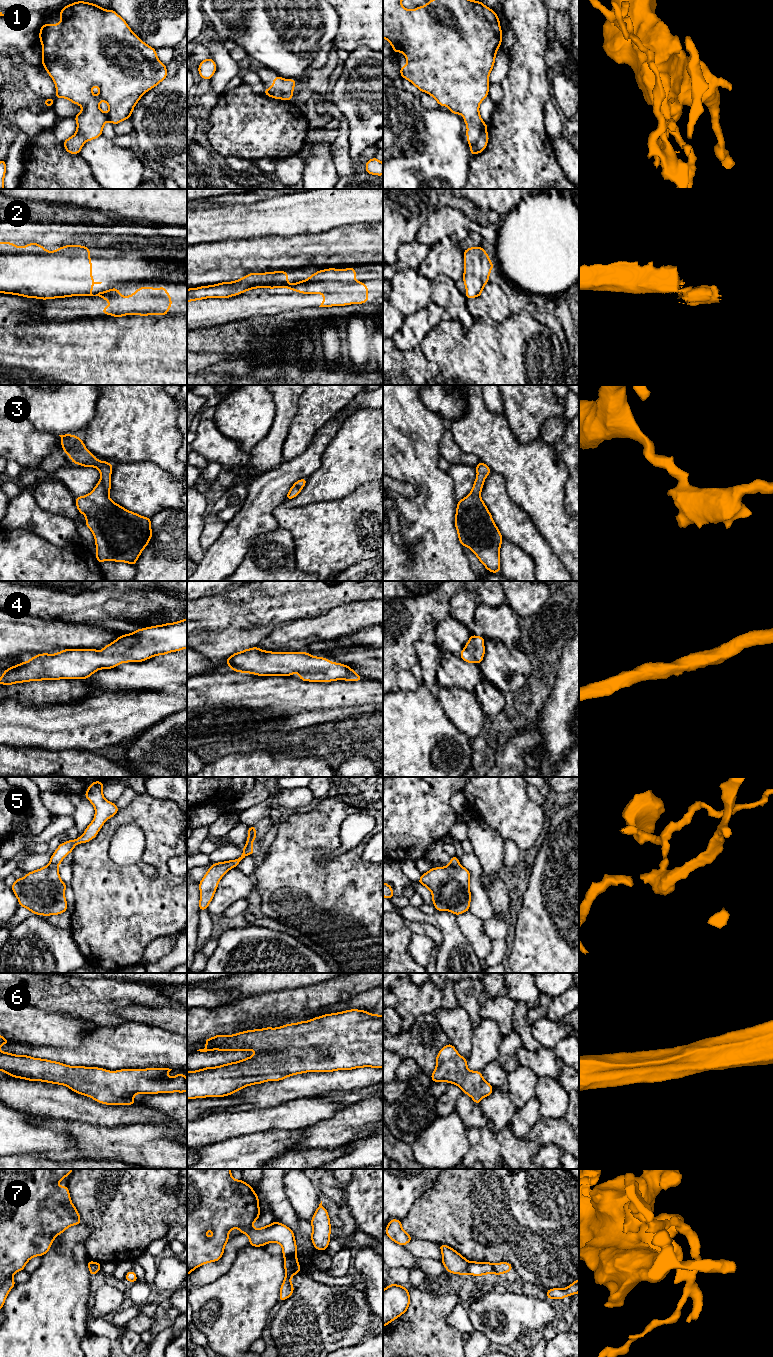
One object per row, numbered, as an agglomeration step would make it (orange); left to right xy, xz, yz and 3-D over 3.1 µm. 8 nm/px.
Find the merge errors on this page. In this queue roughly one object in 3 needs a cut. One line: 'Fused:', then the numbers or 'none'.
Fused: 2, 5, 7

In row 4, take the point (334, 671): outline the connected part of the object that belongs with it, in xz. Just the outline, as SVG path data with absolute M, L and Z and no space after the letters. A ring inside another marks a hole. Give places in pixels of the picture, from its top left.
M256 646L232 654L225 662L232 671L258 676L292 676L298 673L300 680L309 682L363 680L349 666L307 652L271 652Z

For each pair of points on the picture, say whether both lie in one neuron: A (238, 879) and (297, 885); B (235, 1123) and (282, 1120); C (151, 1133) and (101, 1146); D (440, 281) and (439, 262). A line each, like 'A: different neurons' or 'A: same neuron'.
A: different neurons
B: same neuron
C: same neuron
D: different neurons

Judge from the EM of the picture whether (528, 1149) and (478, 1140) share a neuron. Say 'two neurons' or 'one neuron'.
one neuron

